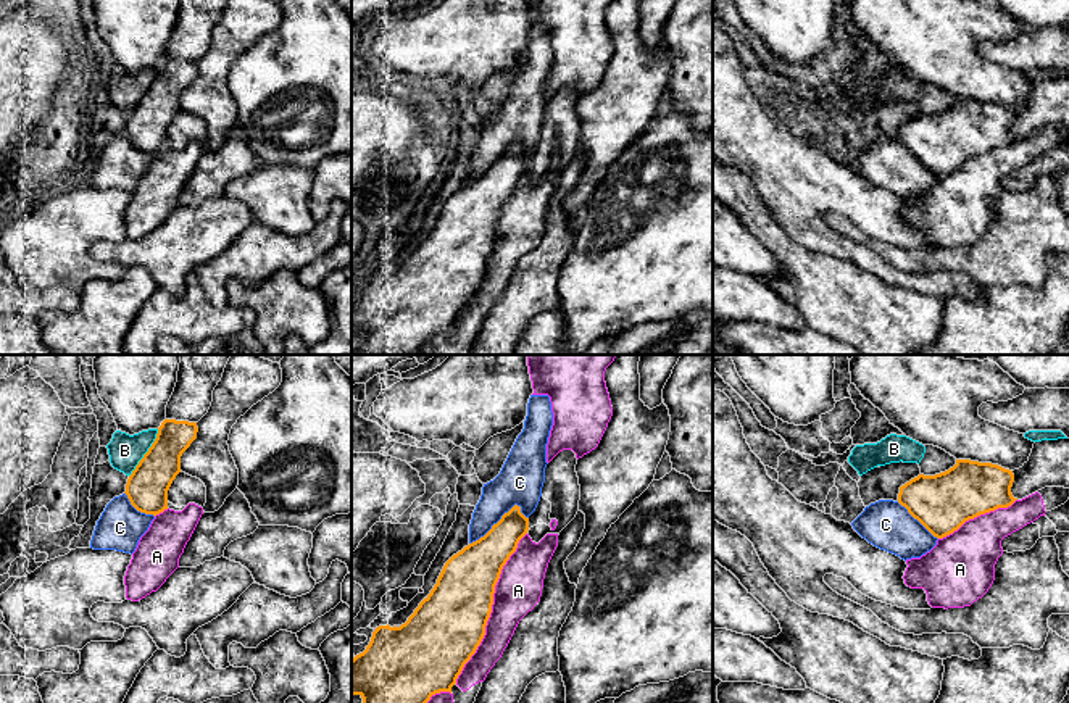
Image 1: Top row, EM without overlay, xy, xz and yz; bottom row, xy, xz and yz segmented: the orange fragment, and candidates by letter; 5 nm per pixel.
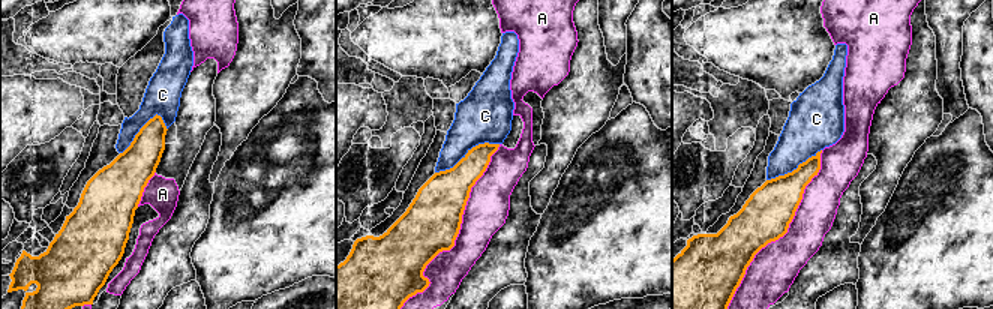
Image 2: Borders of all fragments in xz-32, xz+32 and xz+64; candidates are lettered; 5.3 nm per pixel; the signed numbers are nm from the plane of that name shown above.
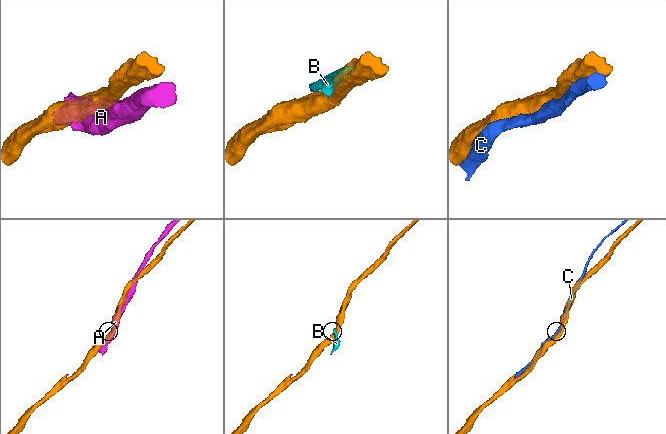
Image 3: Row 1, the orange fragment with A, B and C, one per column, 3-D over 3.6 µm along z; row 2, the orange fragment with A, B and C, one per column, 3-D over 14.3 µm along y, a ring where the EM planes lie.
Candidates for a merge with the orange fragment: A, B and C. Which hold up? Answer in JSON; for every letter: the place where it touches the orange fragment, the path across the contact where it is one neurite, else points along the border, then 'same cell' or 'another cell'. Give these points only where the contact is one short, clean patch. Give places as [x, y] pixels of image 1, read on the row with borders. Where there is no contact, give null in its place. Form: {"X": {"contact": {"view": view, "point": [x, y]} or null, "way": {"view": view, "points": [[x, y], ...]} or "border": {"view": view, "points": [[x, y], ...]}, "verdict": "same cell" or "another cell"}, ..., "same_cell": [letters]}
{"A": {"contact": {"view": "xz", "point": [490, 608]}, "verdict": "another cell"}, "B": {"contact": {"view": "xy", "point": [145, 453]}, "verdict": "another cell"}, "C": {"contact": {"view": "xz", "point": [500, 519]}, "verdict": "same cell"}, "same_cell": ["C"]}

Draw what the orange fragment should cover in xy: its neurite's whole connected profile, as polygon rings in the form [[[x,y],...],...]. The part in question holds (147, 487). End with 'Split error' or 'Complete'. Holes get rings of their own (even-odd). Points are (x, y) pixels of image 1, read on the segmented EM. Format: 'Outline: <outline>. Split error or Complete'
Outline: [[[164,419],[148,451],[127,479],[126,492],[114,497],[97,521],[90,548],[134,553],[140,537],[148,530],[156,514],[168,510],[168,490],[181,472],[181,456],[197,439],[197,422]]]. Split error

